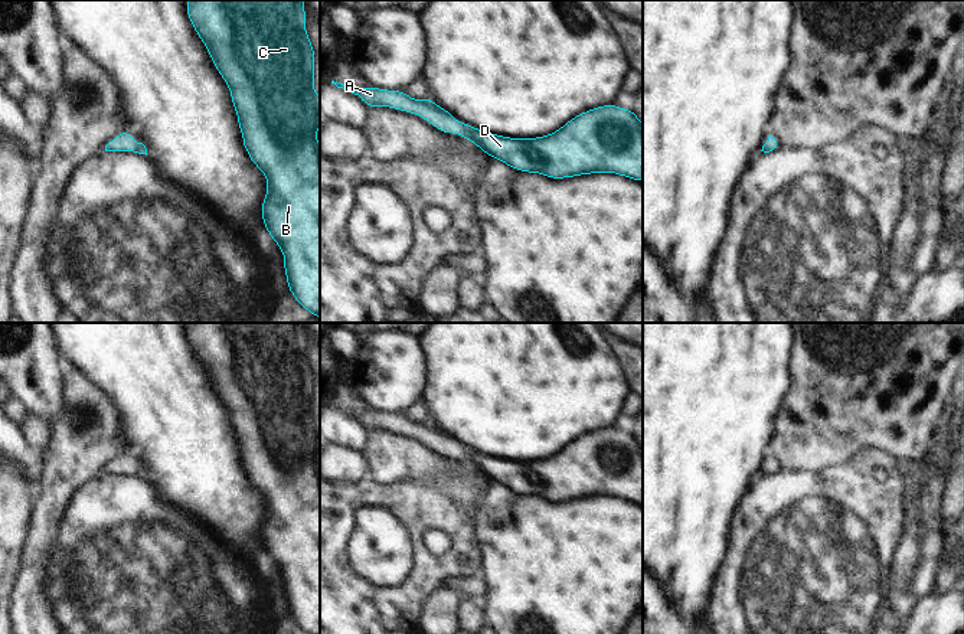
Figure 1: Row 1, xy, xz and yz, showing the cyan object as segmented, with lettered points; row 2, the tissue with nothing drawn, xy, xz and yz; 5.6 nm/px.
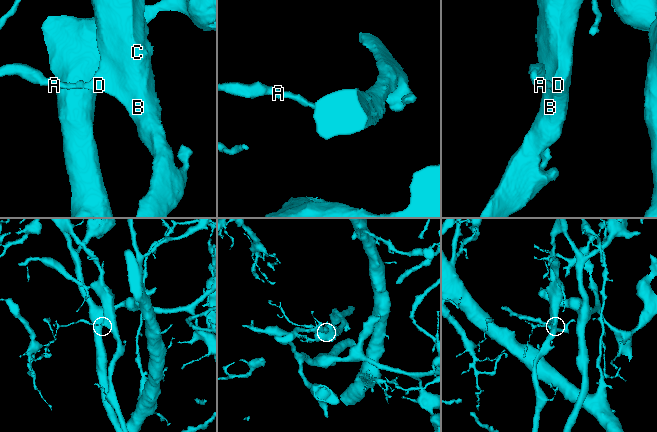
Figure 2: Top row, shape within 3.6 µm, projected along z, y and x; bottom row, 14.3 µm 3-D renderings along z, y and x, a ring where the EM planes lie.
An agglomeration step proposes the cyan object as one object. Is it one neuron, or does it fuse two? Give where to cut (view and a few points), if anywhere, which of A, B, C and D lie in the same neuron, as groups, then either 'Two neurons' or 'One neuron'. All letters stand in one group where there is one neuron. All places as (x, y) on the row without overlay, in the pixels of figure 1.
No split. Groups: A B C D. One neuron.

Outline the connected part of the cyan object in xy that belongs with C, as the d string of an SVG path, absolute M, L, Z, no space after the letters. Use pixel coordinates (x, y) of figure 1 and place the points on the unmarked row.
M187 323L187 341L231 414L244 471L267 499L261 540L284 576L287 610L308 634L320 634L320 419L314 415L317 378L305 354L304 323Z

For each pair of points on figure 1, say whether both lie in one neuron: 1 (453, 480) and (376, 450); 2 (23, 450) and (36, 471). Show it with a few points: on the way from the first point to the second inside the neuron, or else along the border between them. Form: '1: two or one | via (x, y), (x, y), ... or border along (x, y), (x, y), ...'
1: one | via (434, 469), (409, 458), (395, 457)
2: one | via (26, 456), (33, 466)

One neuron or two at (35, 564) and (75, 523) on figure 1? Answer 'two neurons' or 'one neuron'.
two neurons

